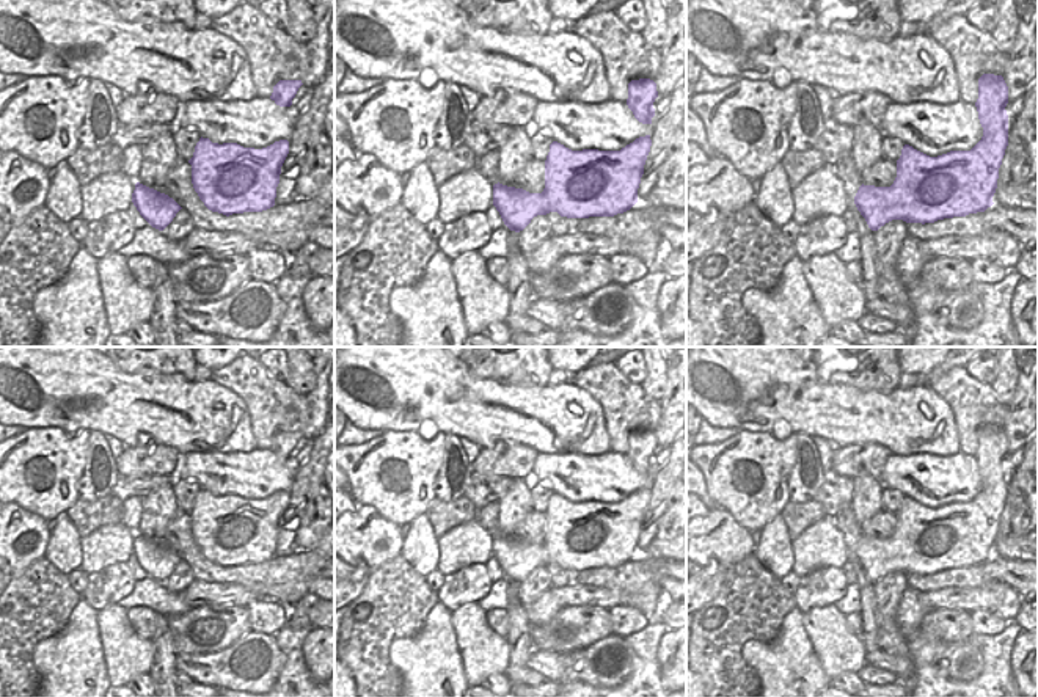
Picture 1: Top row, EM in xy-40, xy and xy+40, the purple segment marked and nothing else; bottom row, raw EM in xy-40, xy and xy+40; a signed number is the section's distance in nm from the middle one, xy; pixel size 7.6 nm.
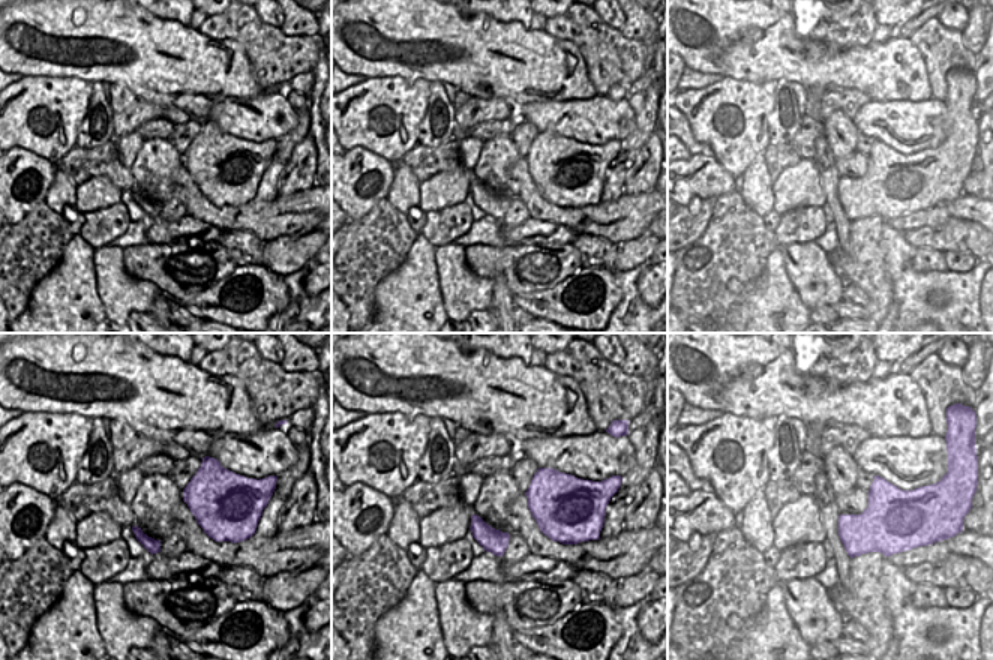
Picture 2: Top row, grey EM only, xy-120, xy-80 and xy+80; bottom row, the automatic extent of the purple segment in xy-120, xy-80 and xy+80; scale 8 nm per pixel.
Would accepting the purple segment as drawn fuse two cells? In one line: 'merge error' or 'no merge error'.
no merge error

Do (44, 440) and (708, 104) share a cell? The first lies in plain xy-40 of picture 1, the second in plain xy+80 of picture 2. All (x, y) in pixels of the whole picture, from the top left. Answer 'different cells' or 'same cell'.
same cell

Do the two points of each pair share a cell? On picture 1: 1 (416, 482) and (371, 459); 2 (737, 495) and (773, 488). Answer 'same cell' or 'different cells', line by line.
1: same cell
2: same cell

